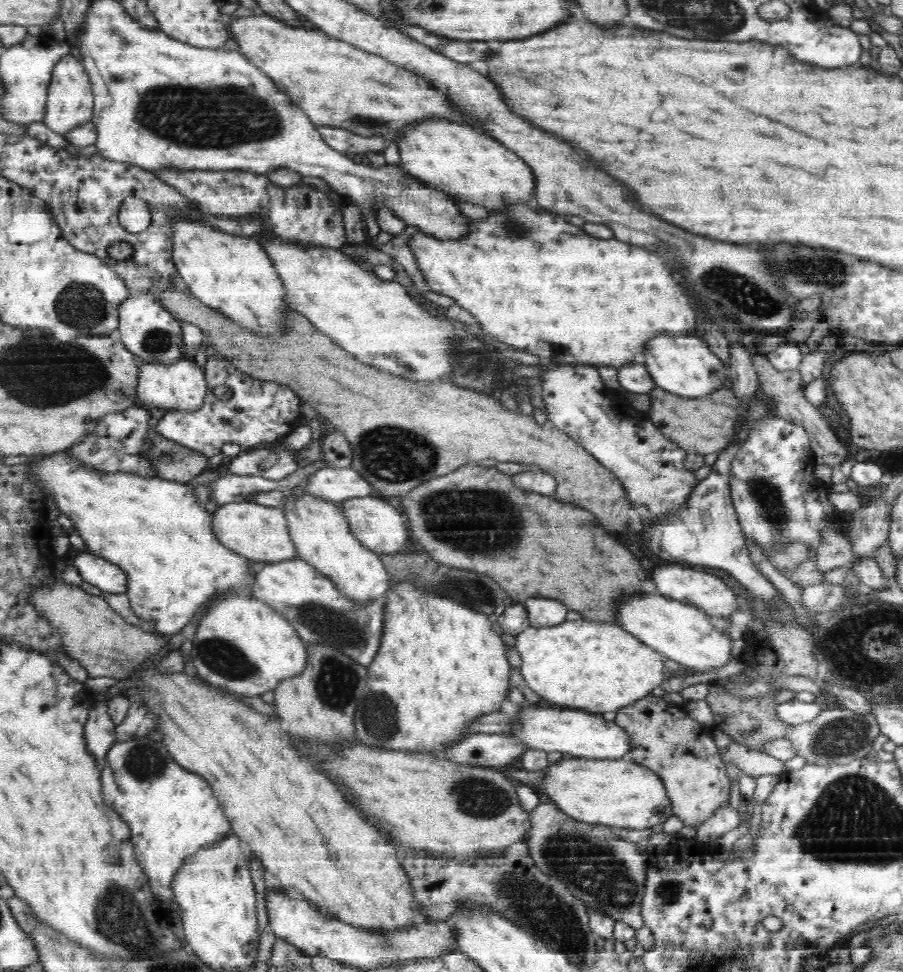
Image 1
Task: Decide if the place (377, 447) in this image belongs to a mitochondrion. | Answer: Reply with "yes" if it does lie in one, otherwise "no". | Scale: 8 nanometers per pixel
yes

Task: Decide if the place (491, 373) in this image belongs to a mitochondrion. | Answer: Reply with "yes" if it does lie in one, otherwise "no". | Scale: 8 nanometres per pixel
yes

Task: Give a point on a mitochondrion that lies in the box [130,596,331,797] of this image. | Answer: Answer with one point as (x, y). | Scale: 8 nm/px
(221, 656)

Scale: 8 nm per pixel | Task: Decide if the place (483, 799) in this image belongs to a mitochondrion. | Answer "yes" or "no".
yes

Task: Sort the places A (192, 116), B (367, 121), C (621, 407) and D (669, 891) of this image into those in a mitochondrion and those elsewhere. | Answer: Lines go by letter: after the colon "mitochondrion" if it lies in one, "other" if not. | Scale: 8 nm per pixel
A: mitochondrion
B: mitochondrion
C: other
D: mitochondrion

